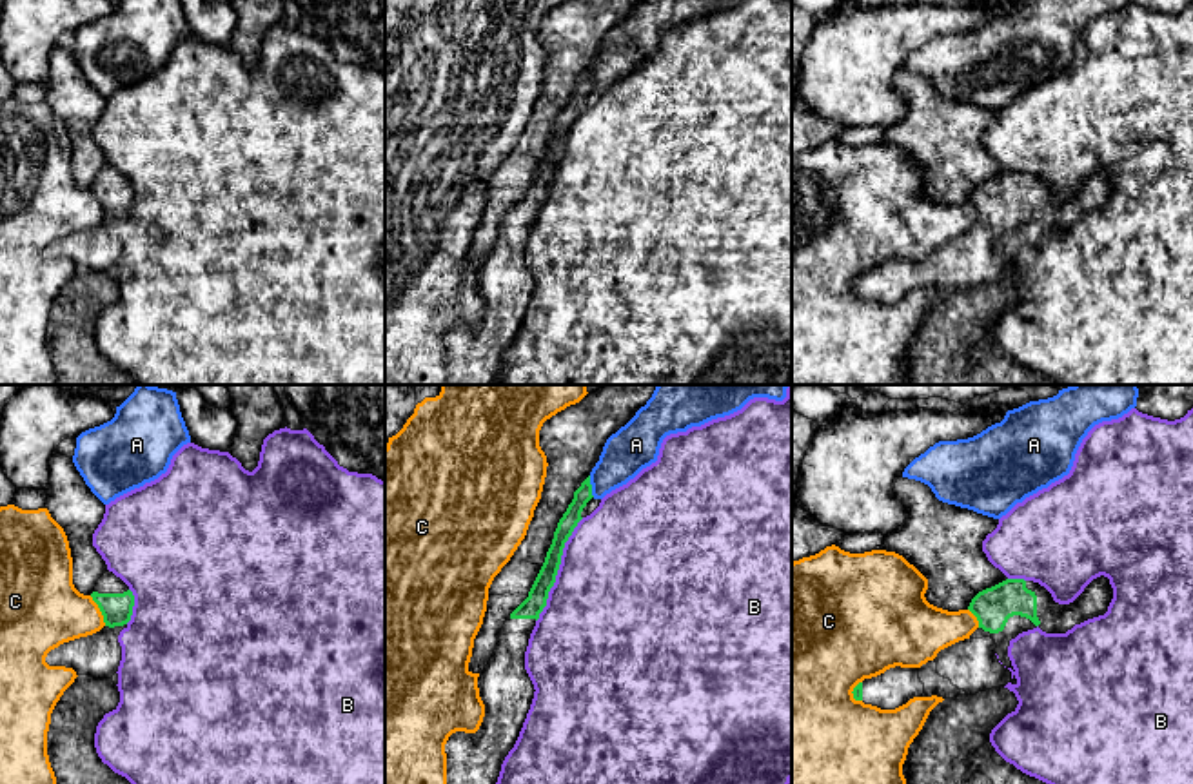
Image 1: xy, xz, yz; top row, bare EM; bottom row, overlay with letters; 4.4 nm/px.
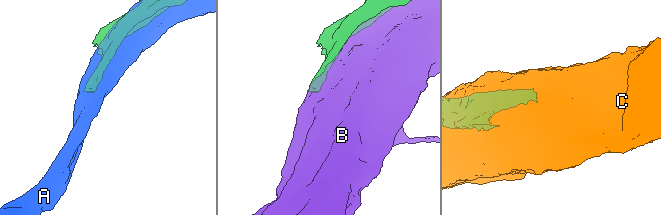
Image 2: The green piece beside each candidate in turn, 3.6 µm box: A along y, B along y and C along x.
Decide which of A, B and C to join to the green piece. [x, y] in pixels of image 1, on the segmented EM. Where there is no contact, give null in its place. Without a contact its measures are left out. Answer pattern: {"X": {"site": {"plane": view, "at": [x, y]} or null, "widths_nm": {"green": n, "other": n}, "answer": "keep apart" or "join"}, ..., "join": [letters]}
{"A": {"site": {"plane": "xz", "at": [591, 487]}, "widths_nm": {"green": 80, "other": 200}, "answer": "keep apart"}, "B": {"site": {"plane": "xz", "at": [558, 568]}, "widths_nm": {"green": 90, "other": 500}, "answer": "keep apart"}, "C": {"site": {"plane": "xy", "at": [100, 610]}, "widths_nm": {"green": 140, "other": 340}, "answer": "keep apart"}, "join": []}

